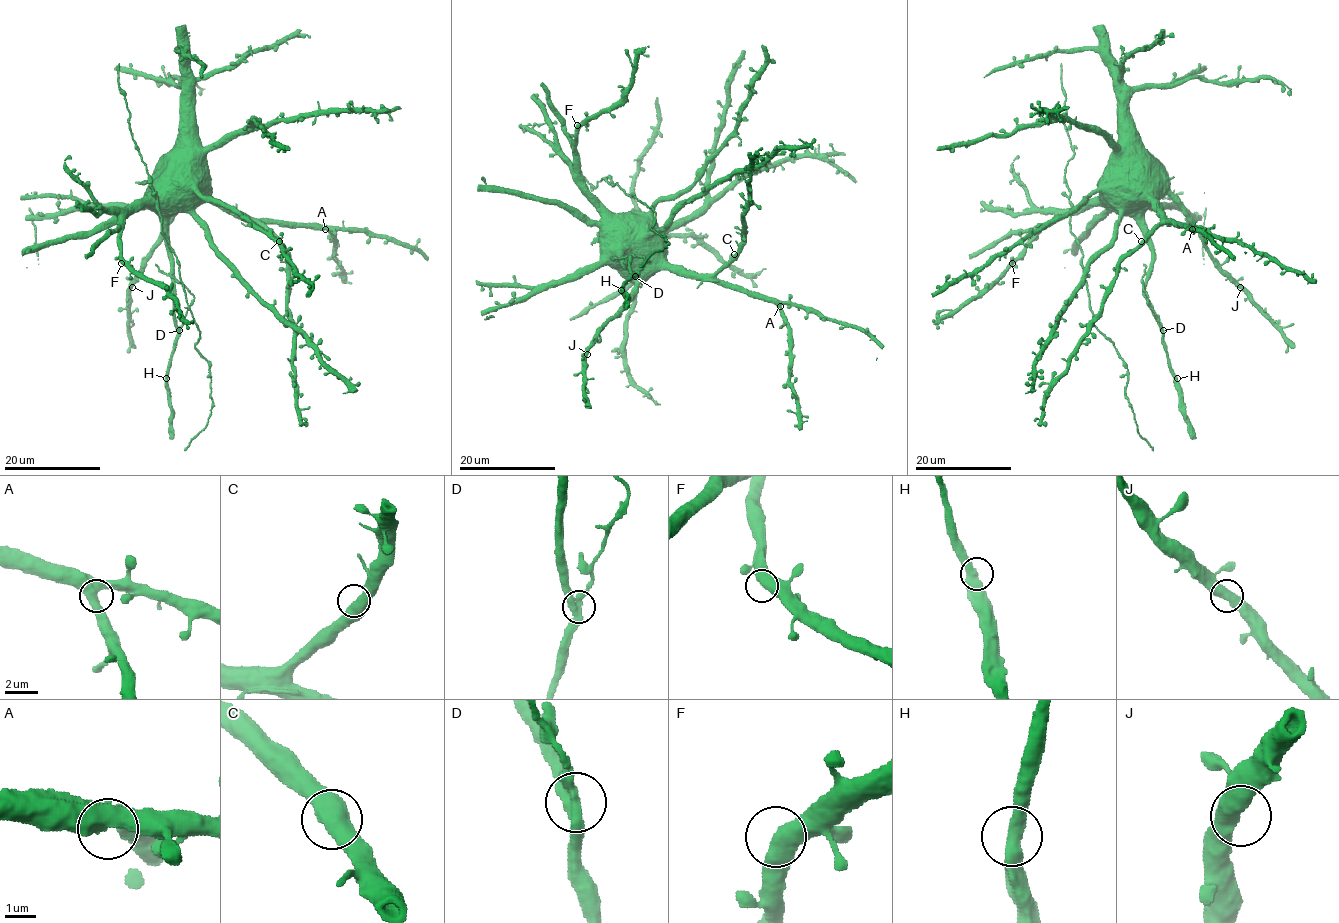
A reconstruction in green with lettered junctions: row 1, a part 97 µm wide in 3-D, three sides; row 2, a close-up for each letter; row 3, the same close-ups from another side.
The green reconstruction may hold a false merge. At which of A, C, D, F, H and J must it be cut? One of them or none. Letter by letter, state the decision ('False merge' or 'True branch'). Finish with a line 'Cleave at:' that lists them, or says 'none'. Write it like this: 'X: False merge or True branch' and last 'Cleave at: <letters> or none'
A: True branch
C: True branch
D: False merge
F: True branch
H: True branch
J: True branch
Cleave at: D

